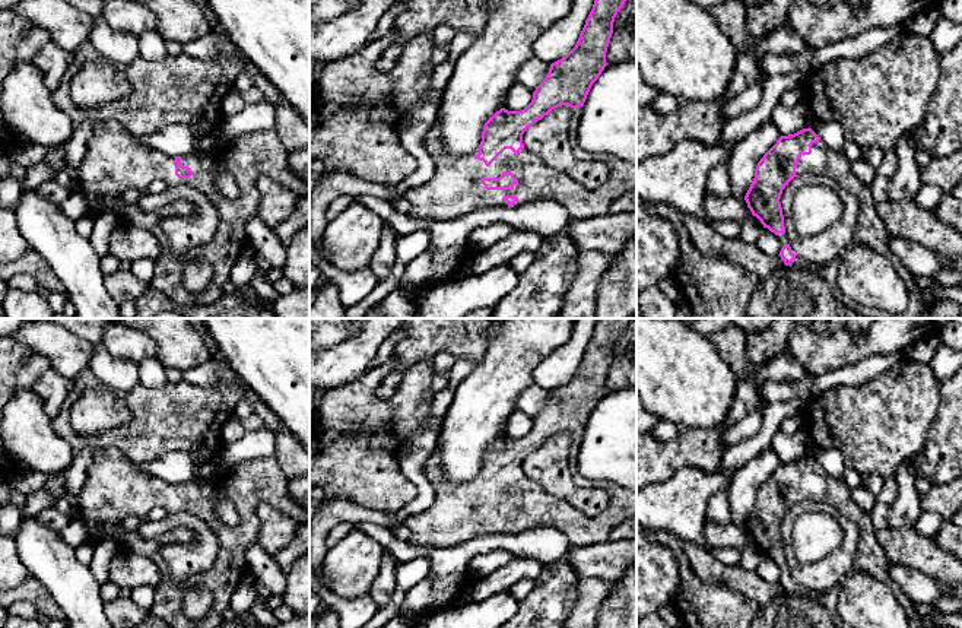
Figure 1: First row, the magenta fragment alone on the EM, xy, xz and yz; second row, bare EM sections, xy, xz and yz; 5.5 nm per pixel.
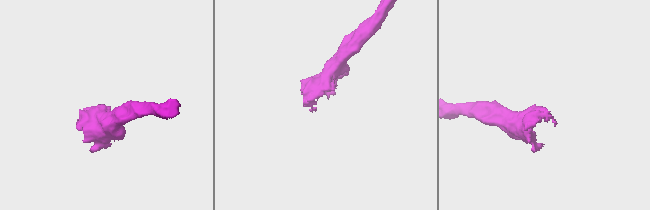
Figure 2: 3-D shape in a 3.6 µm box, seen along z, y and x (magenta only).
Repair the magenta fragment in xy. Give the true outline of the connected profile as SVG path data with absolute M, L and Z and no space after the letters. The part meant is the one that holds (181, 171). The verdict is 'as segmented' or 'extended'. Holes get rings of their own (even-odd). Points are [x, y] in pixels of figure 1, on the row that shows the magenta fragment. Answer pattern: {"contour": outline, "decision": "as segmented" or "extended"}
{"contour": "M105 120L93 126L86 143L77 171L77 188L89 203L85 218L92 221L109 210L126 190L146 188L153 180L162 180L168 185L187 184L203 191L219 212L213 241L204 250L213 267L204 292L193 294L184 288L184 261L168 250L158 212L145 212L128 204L123 223L150 231L162 247L155 263L152 288L178 304L207 305L225 294L229 272L248 244L245 223L258 215L258 178L267 175L298 196L309 194L309 184L292 172L288 158L289 152L274 129L244 134L219 152L168 156L142 145L115 120ZM223 172L232 175L239 185L239 200L229 200L218 190L215 180Z", "decision": "extended"}

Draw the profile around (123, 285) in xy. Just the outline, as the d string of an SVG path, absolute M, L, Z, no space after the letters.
M118 270L107 275L104 276L104 283L111 298L118 304L124 301L136 301L152 288L150 283L137 279L131 270Z

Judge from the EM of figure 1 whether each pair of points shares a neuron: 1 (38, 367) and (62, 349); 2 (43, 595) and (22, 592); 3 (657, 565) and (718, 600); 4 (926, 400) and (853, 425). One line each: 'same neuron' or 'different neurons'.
1: different neurons
2: same neuron
3: different neurons
4: same neuron

